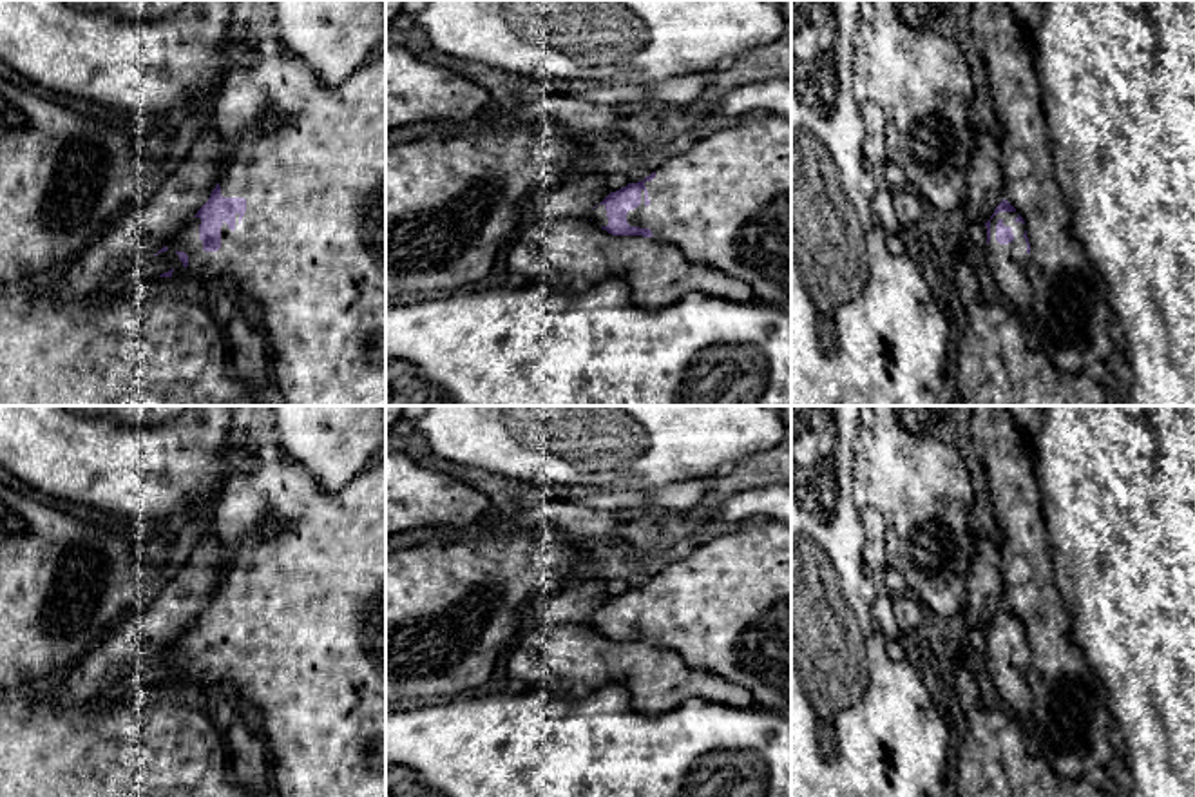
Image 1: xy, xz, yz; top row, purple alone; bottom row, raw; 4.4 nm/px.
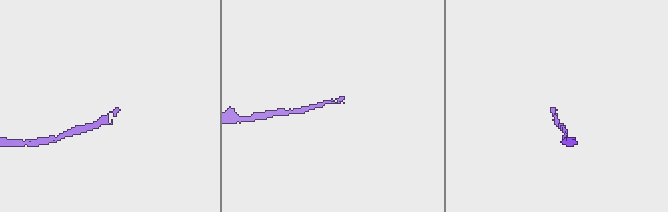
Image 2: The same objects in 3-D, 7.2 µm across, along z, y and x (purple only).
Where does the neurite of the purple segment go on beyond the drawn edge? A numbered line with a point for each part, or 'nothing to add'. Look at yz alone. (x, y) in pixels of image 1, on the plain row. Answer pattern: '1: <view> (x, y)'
1: yz (1007, 669)

